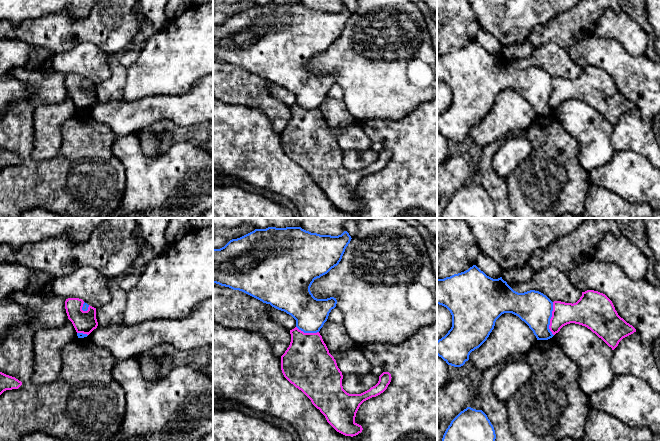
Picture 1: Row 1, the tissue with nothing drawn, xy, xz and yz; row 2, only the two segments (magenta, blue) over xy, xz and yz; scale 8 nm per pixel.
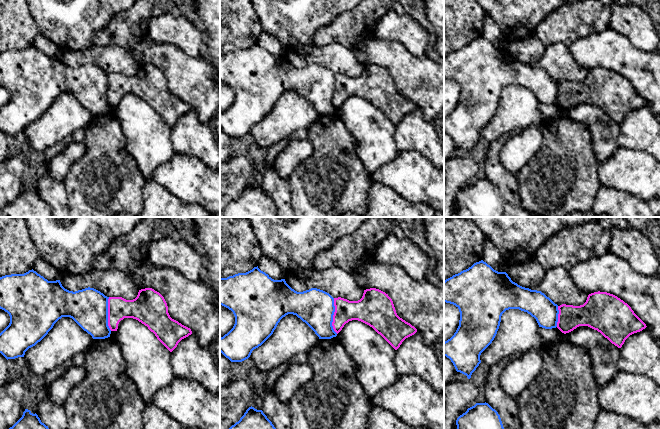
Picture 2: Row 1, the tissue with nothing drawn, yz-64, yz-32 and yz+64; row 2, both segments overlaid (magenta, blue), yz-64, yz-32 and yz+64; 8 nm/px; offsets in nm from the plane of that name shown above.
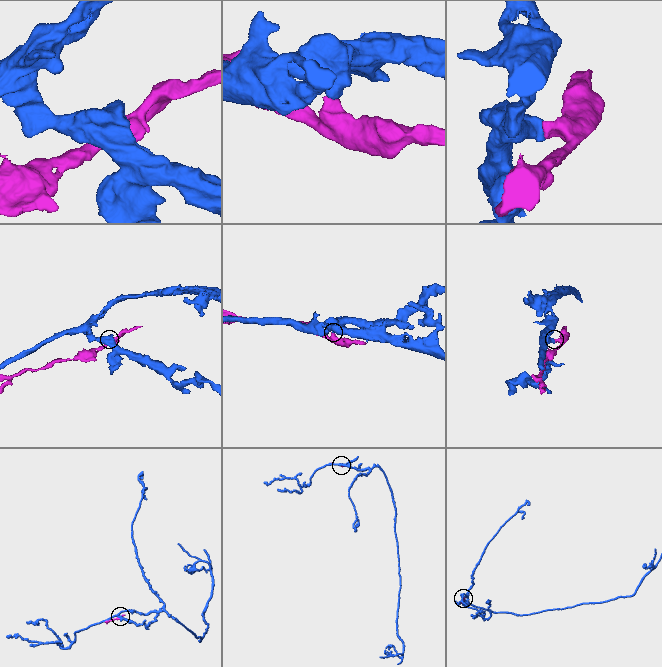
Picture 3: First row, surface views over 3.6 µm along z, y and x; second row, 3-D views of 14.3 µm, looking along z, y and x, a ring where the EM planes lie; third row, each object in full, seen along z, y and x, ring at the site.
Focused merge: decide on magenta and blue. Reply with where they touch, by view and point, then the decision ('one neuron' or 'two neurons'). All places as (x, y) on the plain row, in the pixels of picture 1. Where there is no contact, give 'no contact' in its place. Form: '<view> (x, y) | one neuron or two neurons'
yz (550, 95) | two neurons

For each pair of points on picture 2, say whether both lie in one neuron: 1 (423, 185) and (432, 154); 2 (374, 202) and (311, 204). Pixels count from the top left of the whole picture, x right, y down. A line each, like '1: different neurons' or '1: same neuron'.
1: different neurons
2: different neurons

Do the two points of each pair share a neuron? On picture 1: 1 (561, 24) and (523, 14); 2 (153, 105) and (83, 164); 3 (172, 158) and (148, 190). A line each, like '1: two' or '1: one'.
1: two
2: two
3: one

